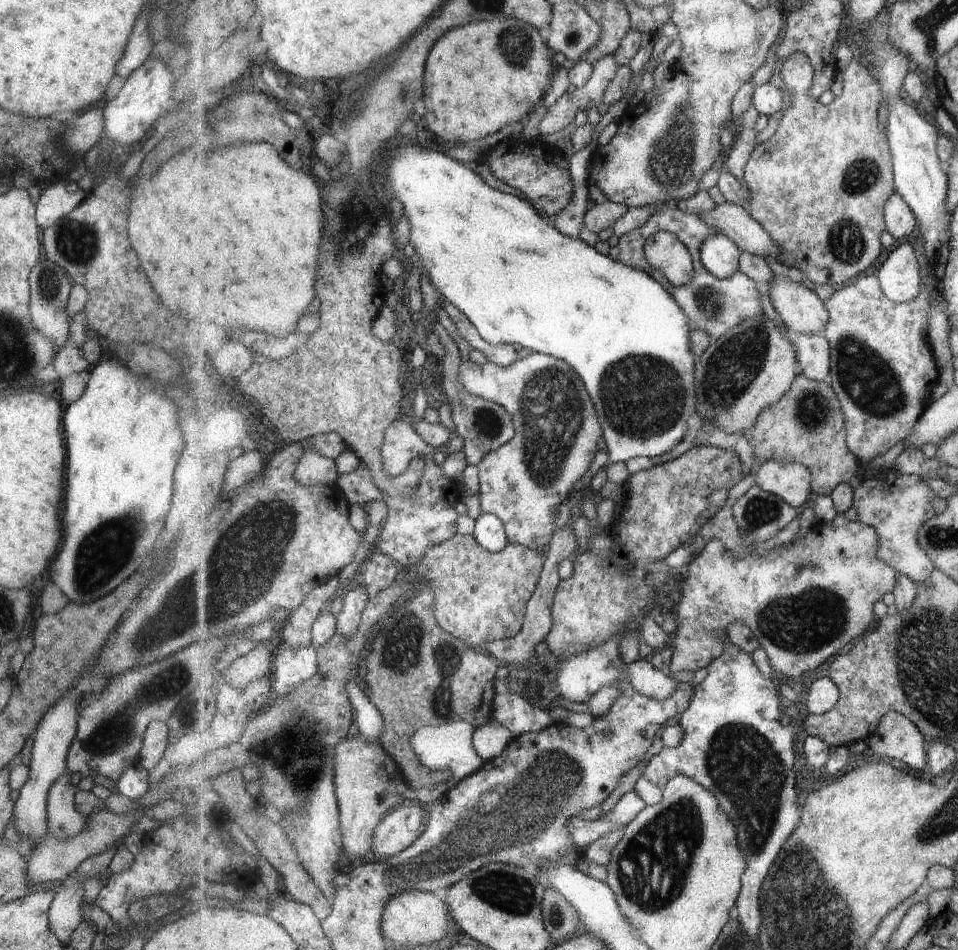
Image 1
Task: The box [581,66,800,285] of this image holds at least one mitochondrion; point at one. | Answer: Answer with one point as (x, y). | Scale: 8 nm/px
(670, 155)

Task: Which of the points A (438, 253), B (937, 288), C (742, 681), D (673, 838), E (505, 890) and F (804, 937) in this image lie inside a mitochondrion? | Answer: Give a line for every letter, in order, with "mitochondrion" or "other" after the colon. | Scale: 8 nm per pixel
A: other
B: other
C: other
D: mitochondrion
E: mitochondrion
F: mitochondrion

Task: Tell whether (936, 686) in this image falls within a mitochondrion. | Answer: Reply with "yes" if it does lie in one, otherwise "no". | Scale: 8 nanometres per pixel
yes

